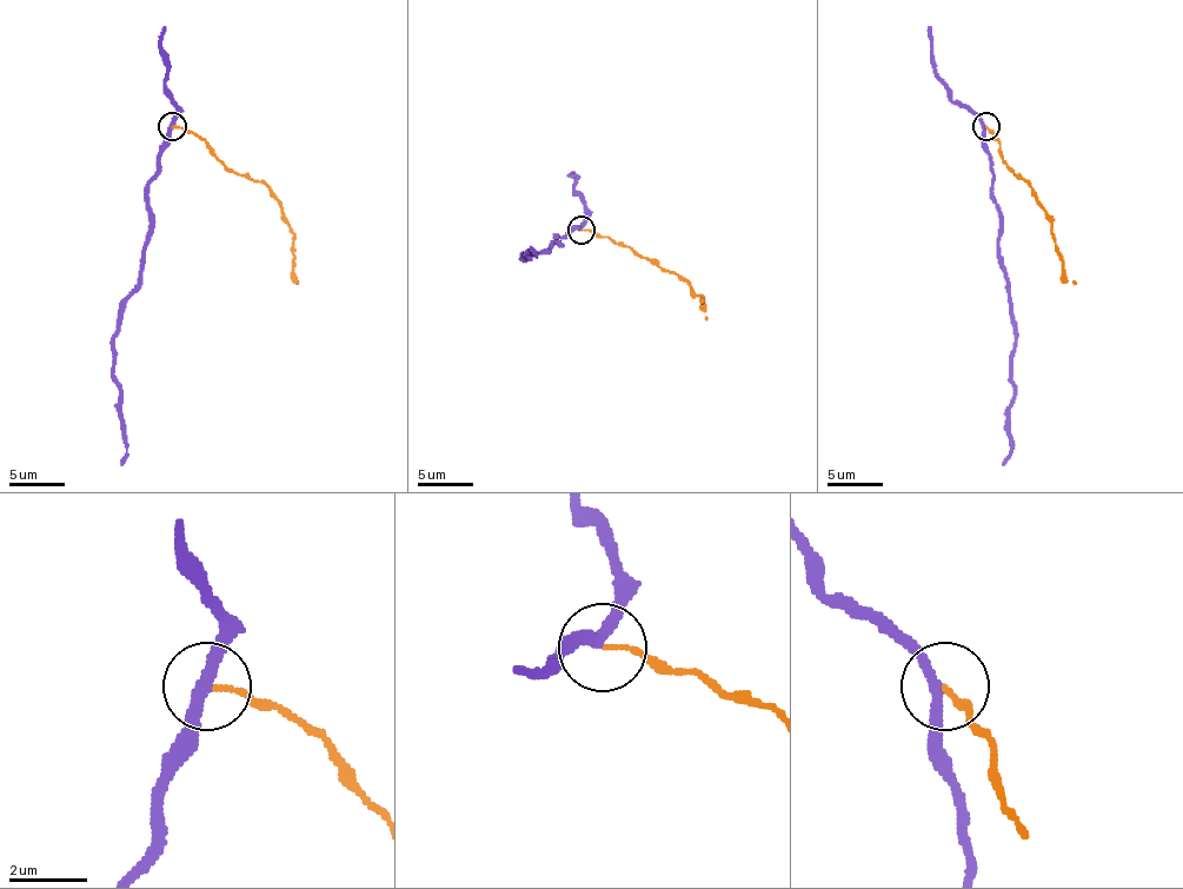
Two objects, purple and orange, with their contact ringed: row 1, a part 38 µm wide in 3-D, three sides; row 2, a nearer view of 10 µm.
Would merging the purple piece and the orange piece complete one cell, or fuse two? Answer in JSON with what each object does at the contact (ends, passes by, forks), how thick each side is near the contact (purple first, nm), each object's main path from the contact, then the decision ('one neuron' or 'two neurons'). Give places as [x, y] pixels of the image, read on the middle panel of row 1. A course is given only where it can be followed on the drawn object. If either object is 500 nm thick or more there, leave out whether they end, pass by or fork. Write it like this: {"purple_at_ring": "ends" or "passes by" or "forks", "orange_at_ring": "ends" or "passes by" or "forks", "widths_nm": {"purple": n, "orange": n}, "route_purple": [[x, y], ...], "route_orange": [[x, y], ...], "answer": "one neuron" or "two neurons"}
{"purple_at_ring": "passes by", "orange_at_ring": "ends", "widths_nm": {"purple": 280, "orange": 110}, "route_purple": [[580, 229], [556, 237], [558, 243], [523, 259], [536, 254], [531, 246]], "route_orange": [[580, 229], [630, 246], [642, 257], [677, 276], [702, 298], [708, 320]], "answer": "two neurons"}

